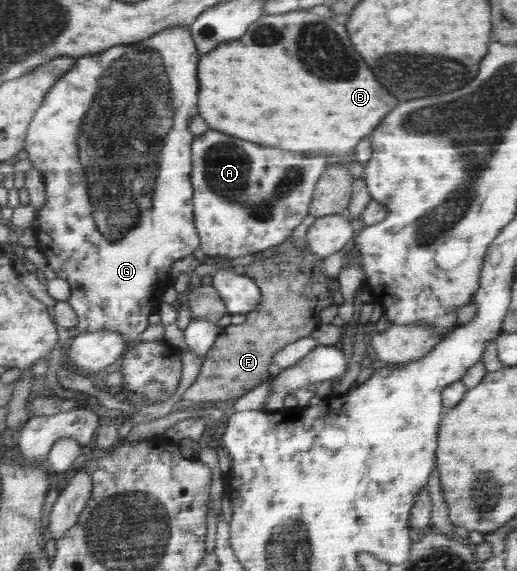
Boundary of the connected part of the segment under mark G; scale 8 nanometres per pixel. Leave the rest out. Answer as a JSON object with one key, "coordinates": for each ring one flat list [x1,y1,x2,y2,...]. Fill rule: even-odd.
{"coordinates":[[187,26,168,28,163,30,163,32,159,32,157,36,144,39,141,42,118,45,101,54,81,57,77,61,77,66,50,90,46,101,38,111,38,115,35,116,26,143,26,150,30,154,29,158,33,166,40,169,47,179,47,203,40,211,40,225,35,231,39,243,37,247,47,255,50,267,56,272,56,275,63,280,67,280,71,285,72,294,68,302,80,315,80,324,77,328,83,334,101,330,113,330,124,333,127,336,128,349,141,342,141,334,151,327,151,323,149,323,151,315,158,313,162,303,162,295,167,288,172,287,172,281,169,277,171,266,174,265,175,261,192,255,193,251,201,243,201,237,194,221,194,186,191,181,194,135,187,129,189,122,194,117,197,117,197,111,199,111,197,109,197,95,199,95,200,91,199,85,197,85,197,79,199,79,197,73,199,57,201,55,194,44,194,39,191,38,191,29,187,28],[95,217,99,217,99,223,101,221,105,223,105,219,107,219,107,223,113,221,115,225,119,225,117,227,117,235,113,235,113,237,125,237,125,239,121,239,119,243,111,241,106,236,106,233,102,232,101,227,95,221]]}

